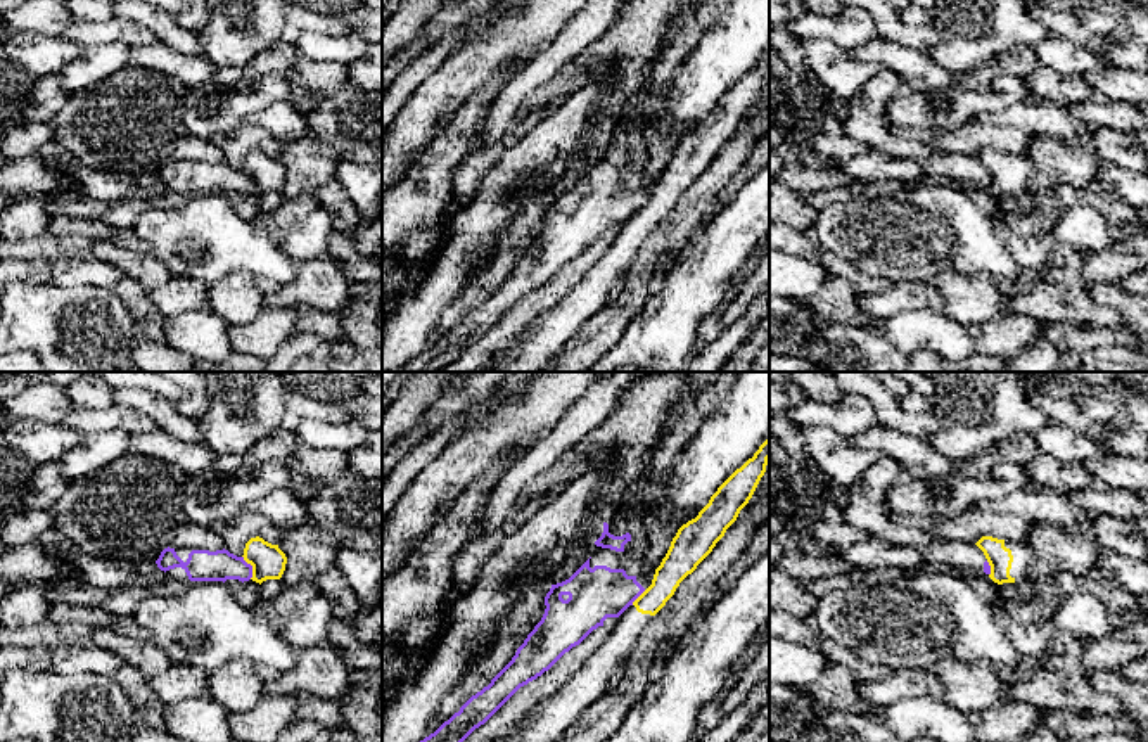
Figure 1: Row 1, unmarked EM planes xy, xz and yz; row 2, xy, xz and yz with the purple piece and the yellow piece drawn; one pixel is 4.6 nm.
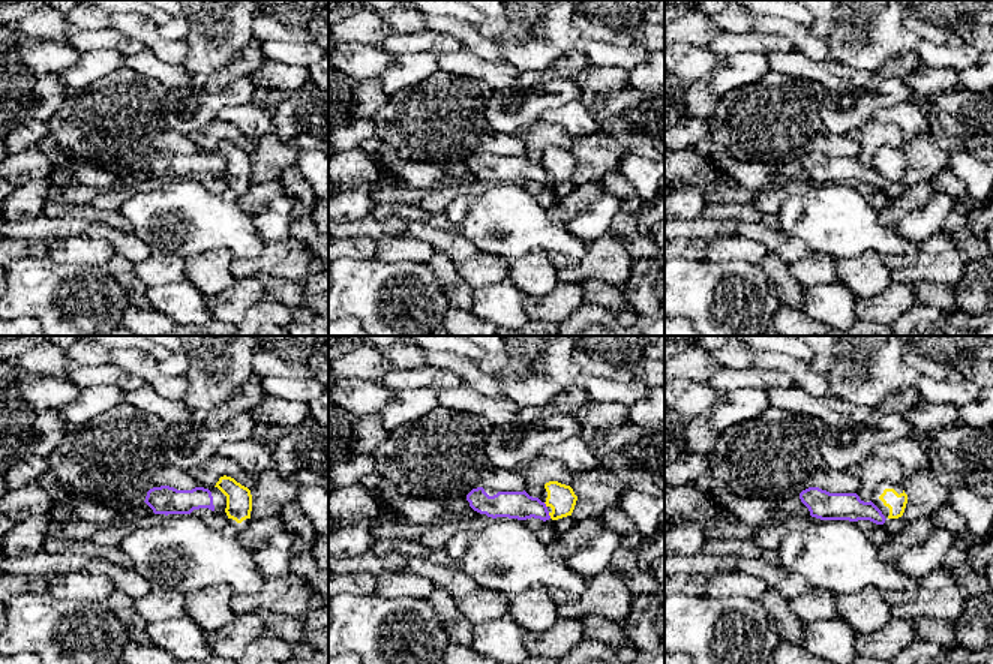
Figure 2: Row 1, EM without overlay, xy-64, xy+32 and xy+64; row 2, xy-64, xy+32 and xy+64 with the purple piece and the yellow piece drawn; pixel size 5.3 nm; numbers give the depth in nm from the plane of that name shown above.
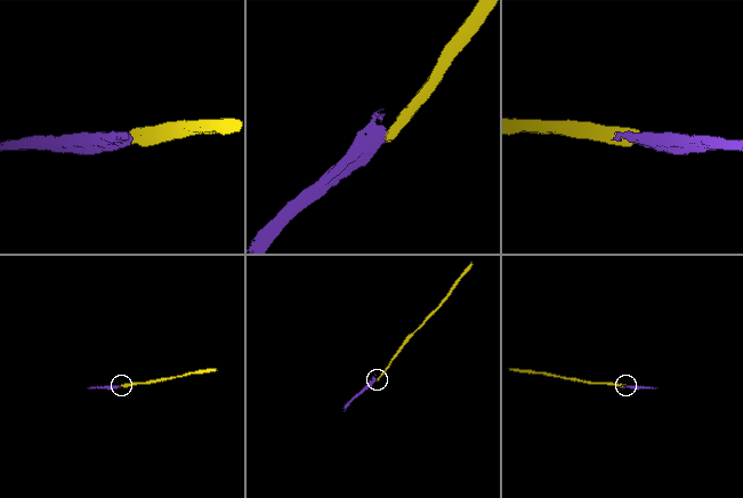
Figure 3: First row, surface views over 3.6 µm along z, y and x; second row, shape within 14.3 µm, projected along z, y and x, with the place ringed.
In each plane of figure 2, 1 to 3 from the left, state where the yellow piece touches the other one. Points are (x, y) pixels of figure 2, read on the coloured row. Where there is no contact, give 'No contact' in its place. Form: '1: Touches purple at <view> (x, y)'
1: No contact
2: Touches purple at xy+32 (549, 516)
3: No contact

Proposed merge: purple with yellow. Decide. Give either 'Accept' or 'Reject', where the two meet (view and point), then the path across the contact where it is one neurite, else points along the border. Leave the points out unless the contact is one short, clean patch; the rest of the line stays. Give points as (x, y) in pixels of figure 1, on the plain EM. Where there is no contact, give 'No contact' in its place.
Reject. Touches purple at xy (251, 180). Boundary: xy (242, 168), (251, 179), (251, 191)

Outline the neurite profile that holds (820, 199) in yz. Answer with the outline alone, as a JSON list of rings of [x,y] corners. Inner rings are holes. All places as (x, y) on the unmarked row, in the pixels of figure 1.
[[[844,185],[844,187],[835,187],[830,190],[807,192],[807,194],[802,194],[802,197],[806,202],[814,206],[816,209],[823,209],[832,204],[847,202],[851,199],[851,192]]]

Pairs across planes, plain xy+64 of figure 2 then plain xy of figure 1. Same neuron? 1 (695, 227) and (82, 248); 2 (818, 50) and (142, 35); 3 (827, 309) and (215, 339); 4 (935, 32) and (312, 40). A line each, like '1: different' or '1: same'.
1: same
2: different
3: same
4: different

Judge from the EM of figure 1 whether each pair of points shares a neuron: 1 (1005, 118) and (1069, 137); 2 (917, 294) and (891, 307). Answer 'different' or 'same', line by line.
1: same
2: same

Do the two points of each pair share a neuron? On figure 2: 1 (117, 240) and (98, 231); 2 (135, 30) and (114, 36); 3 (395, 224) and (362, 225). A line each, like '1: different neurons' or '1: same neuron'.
1: same neuron
2: different neurons
3: same neuron

